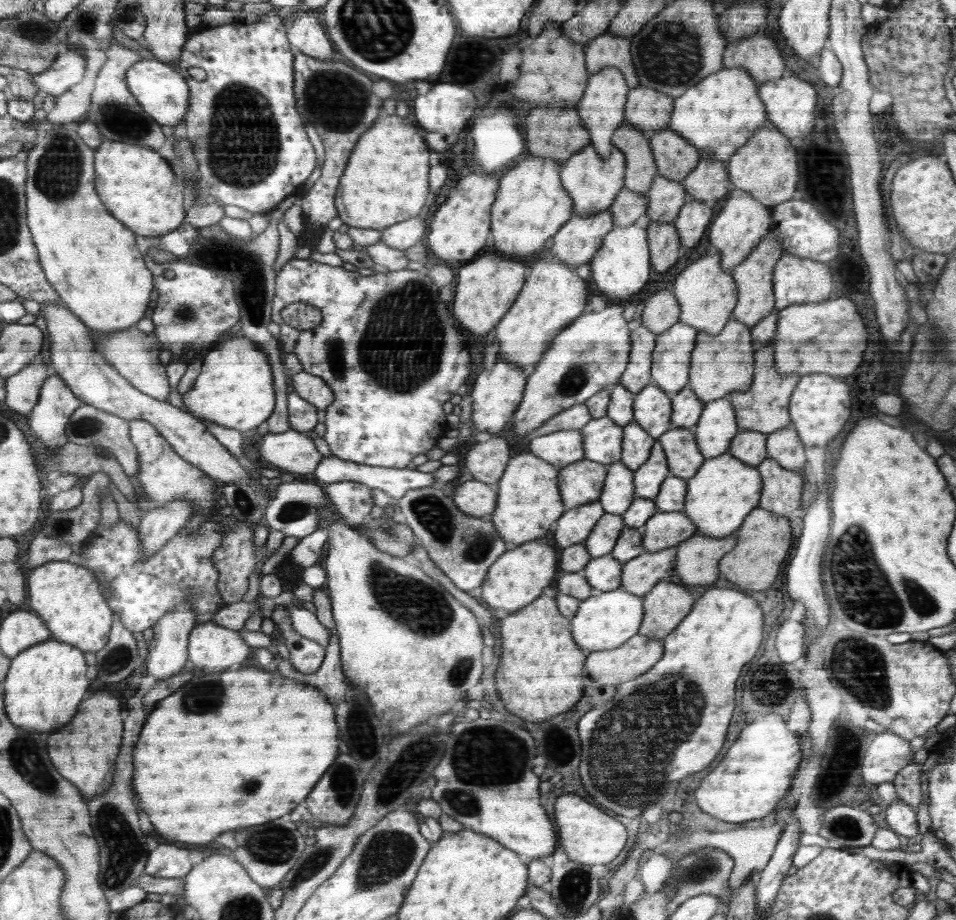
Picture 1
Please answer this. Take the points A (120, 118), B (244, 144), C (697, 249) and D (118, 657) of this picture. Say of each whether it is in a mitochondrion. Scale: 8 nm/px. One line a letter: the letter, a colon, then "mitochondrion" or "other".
A: mitochondrion
B: mitochondrion
C: other
D: mitochondrion

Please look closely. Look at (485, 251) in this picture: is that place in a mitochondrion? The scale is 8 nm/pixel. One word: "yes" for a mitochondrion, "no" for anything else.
no

